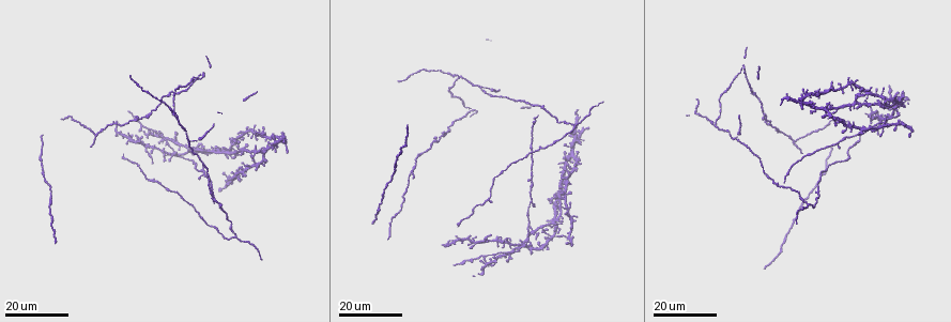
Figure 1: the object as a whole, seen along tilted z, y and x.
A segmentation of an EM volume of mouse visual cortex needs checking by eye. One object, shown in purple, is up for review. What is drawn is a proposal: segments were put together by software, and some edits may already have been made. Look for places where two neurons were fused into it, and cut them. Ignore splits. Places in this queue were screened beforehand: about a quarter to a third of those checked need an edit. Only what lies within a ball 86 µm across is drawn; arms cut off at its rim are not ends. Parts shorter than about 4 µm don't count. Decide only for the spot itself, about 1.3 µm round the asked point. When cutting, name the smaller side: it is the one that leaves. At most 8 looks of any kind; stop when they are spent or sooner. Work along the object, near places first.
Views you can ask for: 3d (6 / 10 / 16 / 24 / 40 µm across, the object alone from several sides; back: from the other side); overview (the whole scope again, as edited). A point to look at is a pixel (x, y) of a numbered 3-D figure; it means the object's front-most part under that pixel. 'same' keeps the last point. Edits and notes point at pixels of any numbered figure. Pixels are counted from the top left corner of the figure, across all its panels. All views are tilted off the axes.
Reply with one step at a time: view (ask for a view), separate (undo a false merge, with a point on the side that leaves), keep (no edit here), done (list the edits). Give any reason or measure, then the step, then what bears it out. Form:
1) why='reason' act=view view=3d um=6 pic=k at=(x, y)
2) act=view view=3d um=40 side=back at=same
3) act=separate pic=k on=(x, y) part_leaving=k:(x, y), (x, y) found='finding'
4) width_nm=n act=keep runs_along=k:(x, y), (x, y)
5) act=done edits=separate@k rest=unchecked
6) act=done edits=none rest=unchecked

act=view view=3d um=24 pic=1 at=(205, 77)

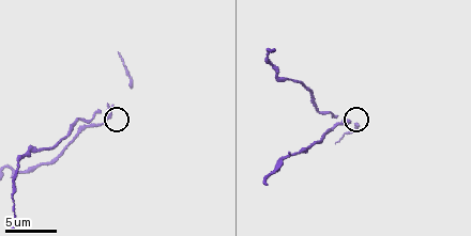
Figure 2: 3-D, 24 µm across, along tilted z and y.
act=view view=3d um=6 pic=2 at=(110, 115)

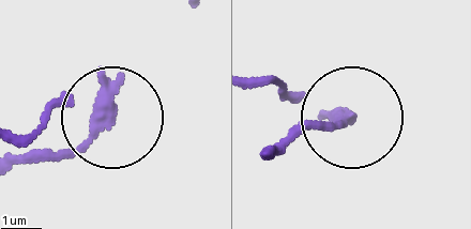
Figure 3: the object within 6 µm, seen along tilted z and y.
act=separate pic=3 on=(69, 151) found='two neurons meet here'

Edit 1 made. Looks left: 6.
act=view view=overview

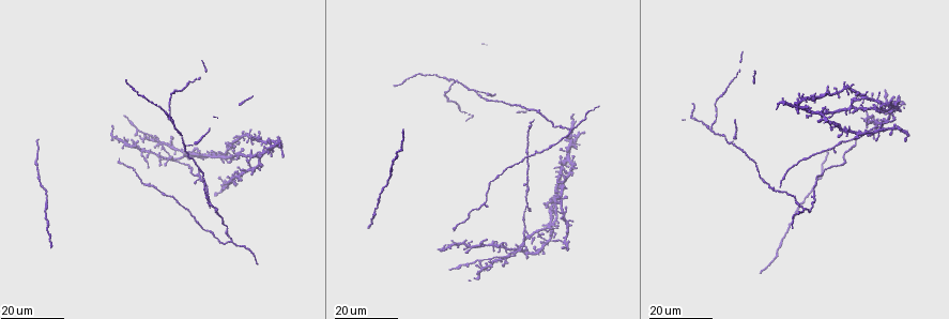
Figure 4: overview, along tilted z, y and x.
why='branch point' act=view view=3d um=24 pic=4 at=(453, 80)

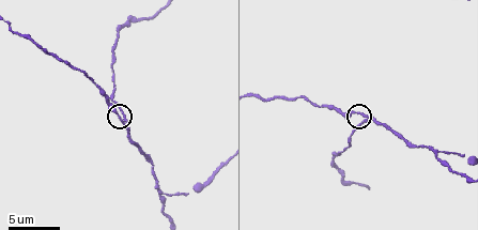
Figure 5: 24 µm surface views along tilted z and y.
act=view view=3d um=10 pic=5 at=(122, 119)

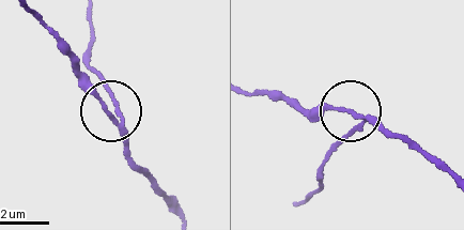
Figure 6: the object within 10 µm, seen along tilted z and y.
act=keep runs_along=6:(175, 212), (154, 193), (111, 114), (67, 54) found='one neuron here'

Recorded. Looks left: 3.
why='three arms meet' act=view view=3d um=10 pic=5 at=(439, 154)

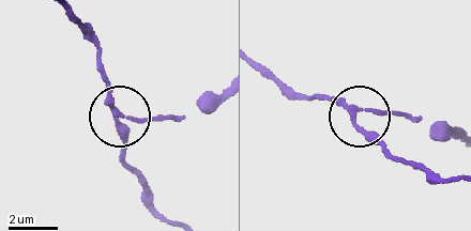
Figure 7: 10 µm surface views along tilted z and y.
arms=3 act=keep runs_along=7:(460, 181), (437, 178), (359, 123), (370, 111), (418, 117) found='all the same neuron'

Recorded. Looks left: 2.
act=view view=3d um=16 pic=4 at=(148, 135)

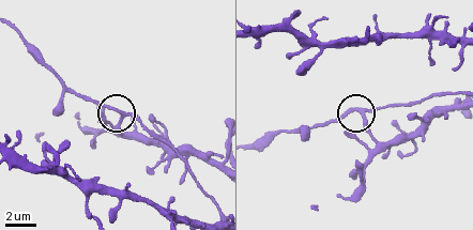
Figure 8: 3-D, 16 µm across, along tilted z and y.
why='closer look' act=view view=3d um=6 pic=8 at=(122, 114)

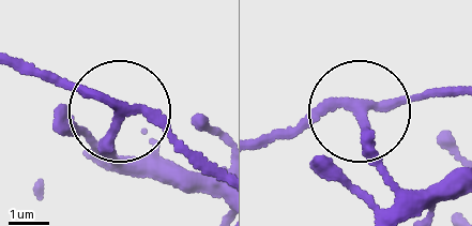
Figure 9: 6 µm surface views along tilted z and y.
side_arm_um=11 act=separate pic=9 on=(99, 92) part_leaving=9:(364, 136), (345, 108), (267, 137) found='a second neuron is stuck on'

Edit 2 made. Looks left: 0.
act=done edits=separate@3,separate@9 rest=unchecked

